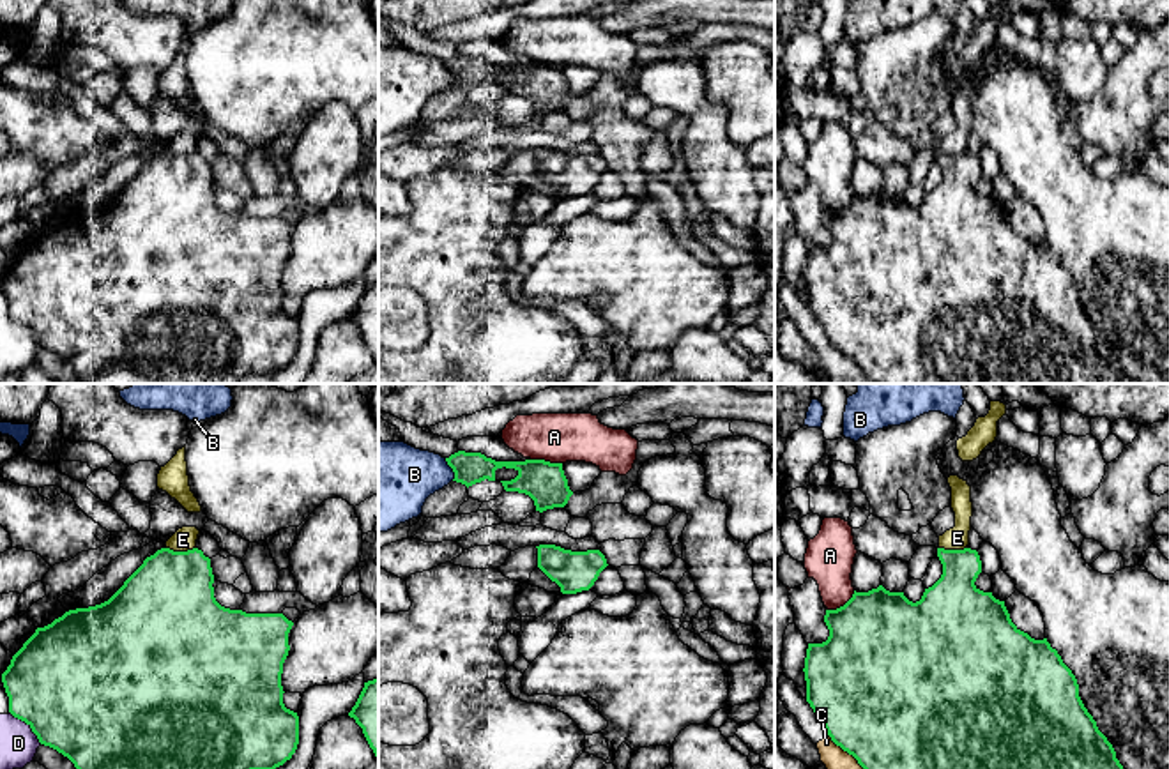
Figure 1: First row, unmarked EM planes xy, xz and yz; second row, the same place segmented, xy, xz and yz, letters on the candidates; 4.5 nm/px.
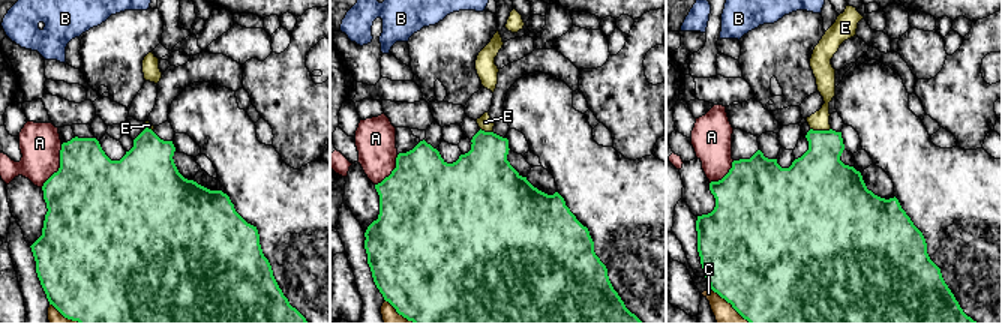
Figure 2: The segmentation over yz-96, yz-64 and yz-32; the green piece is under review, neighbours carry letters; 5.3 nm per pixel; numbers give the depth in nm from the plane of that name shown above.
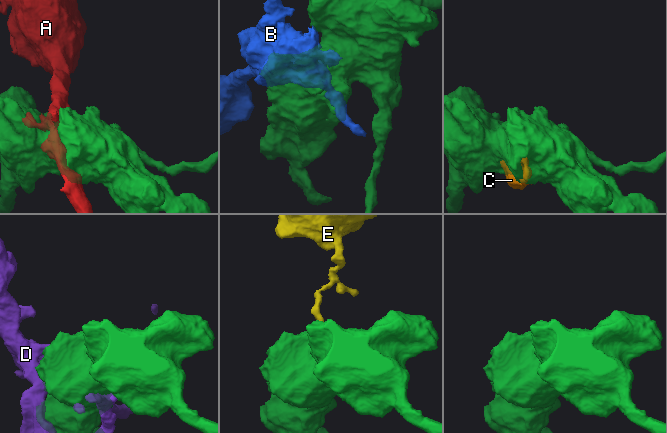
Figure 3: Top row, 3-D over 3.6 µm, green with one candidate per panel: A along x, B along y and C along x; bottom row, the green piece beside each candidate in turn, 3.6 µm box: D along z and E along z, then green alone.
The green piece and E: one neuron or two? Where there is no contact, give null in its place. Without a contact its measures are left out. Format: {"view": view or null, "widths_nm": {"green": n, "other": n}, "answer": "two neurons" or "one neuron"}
{"view": "xy", "widths_nm": {"green": 420, "other": 100}, "answer": "two neurons"}

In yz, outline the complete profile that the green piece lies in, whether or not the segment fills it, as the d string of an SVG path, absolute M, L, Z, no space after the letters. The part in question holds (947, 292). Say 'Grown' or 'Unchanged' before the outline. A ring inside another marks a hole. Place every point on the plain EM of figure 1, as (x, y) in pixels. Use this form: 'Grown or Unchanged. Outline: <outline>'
Unchanged. Outline: M937 152L943 168L941 182L925 193L920 205L909 205L904 196L890 196L882 189L868 196L856 196L837 214L826 214L824 226L829 240L822 247L808 247L805 262L806 306L822 325L831 345L852 359L874 384L1137 384L1128 378L1107 341L1079 301L1079 288L1047 242L1035 244L1010 223L1005 205L992 196L980 194L974 186L982 177L976 154Z

